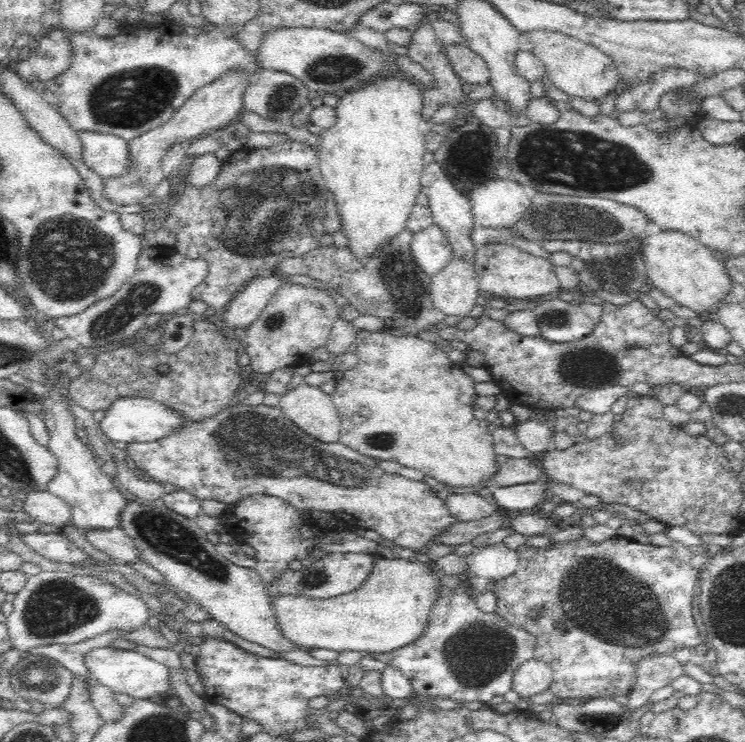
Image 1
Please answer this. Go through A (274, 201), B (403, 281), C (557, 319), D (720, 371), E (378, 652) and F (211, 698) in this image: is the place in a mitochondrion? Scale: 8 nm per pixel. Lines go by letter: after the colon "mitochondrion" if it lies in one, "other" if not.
A: mitochondrion
B: mitochondrion
C: mitochondrion
D: other
E: other
F: other

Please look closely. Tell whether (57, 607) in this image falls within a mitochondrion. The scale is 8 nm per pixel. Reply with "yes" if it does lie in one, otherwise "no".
yes

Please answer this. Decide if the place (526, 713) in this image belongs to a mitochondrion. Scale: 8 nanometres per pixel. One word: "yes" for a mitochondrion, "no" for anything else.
no

